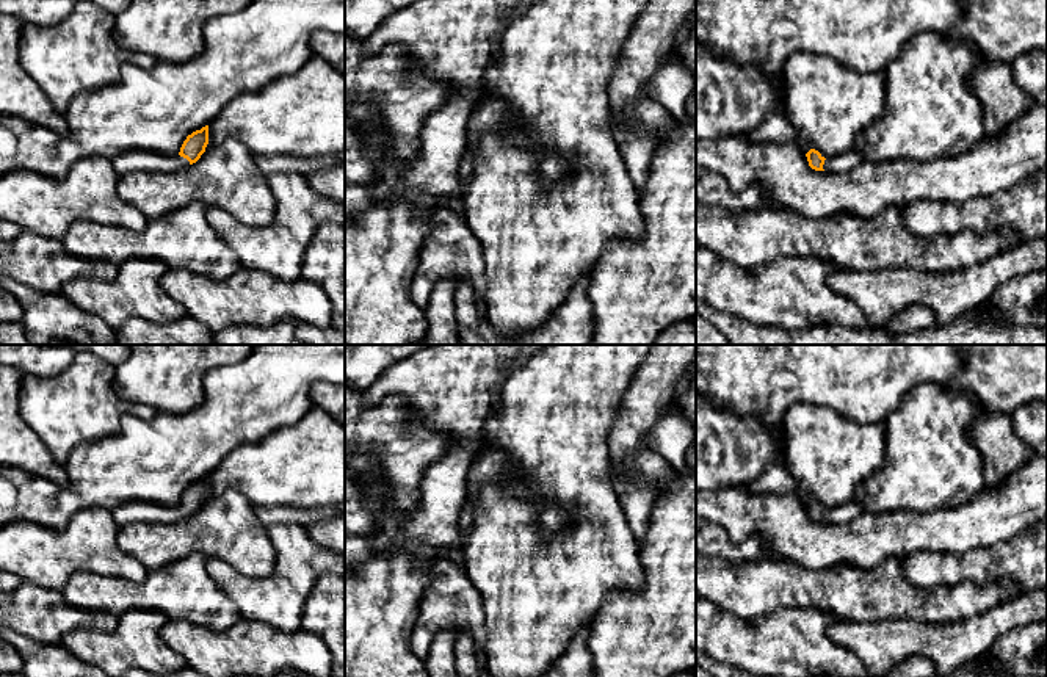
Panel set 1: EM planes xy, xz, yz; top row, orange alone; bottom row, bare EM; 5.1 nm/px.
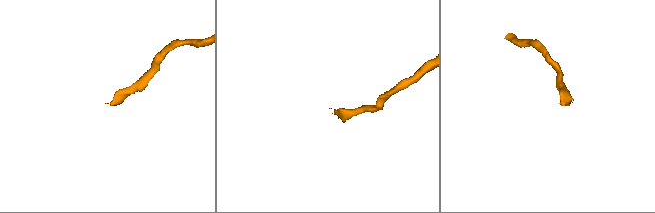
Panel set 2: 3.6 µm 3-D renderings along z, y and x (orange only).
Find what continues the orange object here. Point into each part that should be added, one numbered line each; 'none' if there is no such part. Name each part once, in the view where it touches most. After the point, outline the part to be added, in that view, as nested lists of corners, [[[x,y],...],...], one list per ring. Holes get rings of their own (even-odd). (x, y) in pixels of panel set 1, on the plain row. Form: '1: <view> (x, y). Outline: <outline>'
1: xy (135, 511). Outline: [[[130,501],[111,511],[114,522],[119,527],[130,523],[174,523],[190,517],[190,512],[177,506],[149,505],[146,501]]]

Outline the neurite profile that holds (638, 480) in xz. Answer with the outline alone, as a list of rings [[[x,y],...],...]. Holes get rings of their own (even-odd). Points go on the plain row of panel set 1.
[[[639,450],[622,461],[611,458],[610,475],[629,527],[643,545],[654,506],[660,494],[676,480],[676,470],[655,451]]]

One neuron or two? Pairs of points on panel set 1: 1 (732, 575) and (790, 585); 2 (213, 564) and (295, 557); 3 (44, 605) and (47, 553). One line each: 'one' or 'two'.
1: one
2: one
3: two

